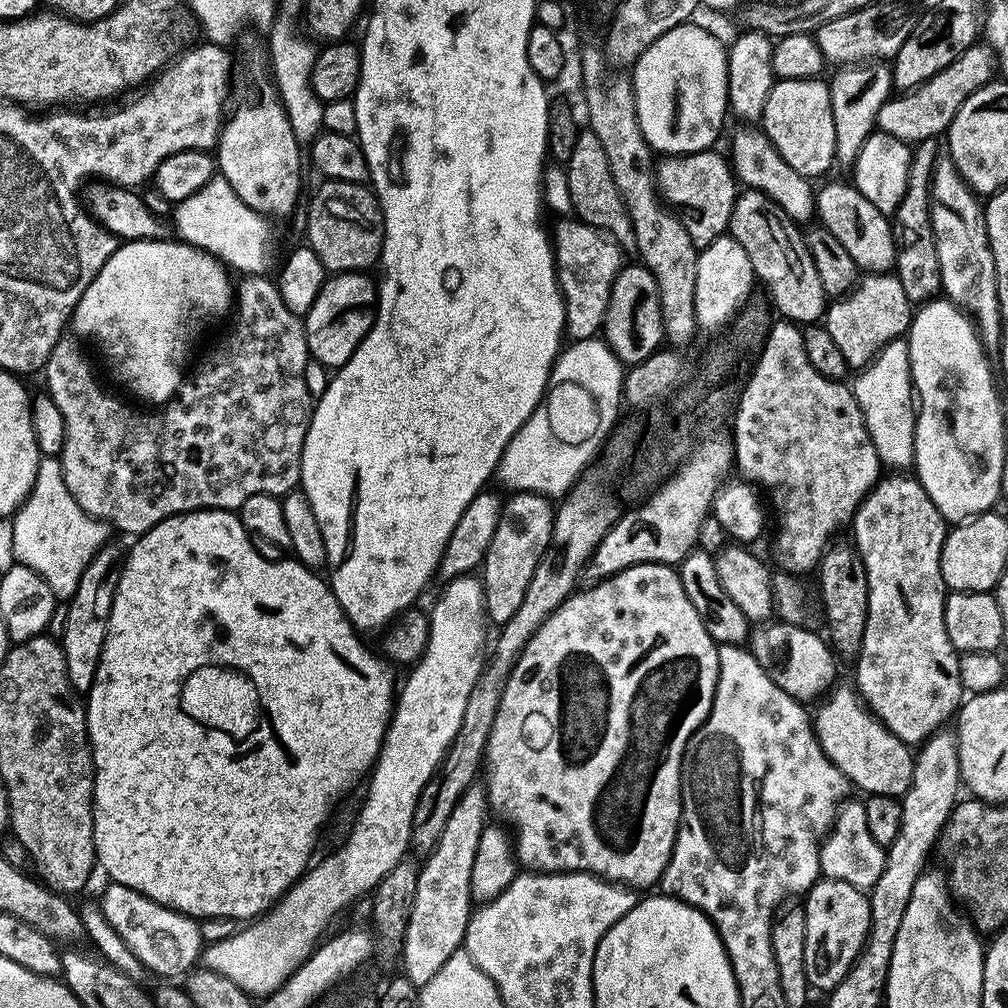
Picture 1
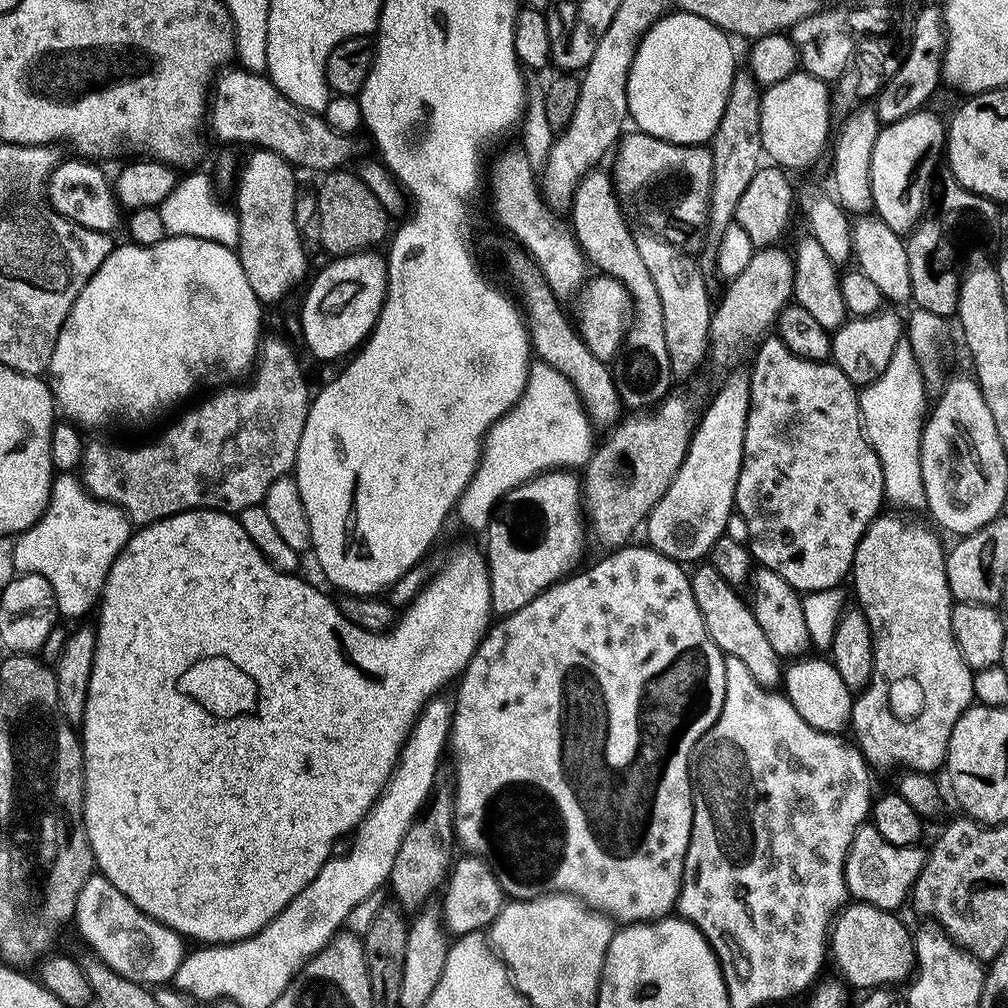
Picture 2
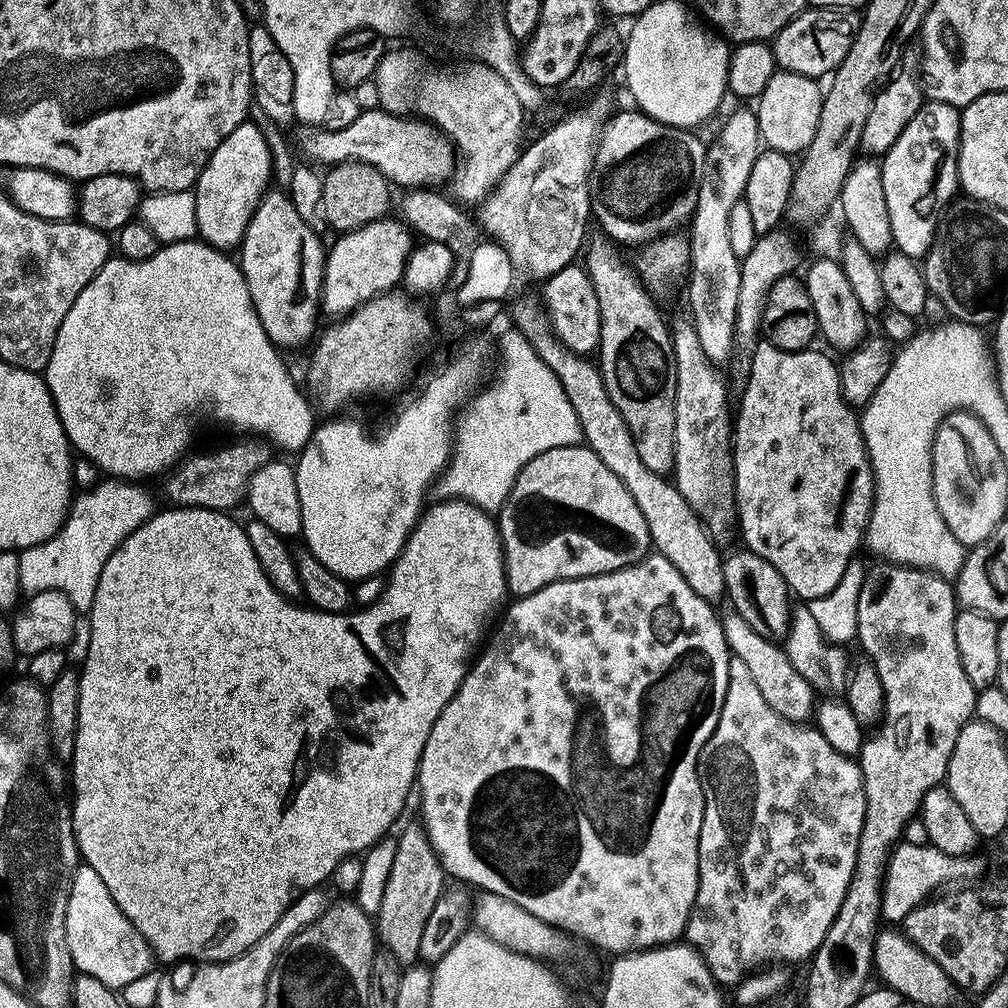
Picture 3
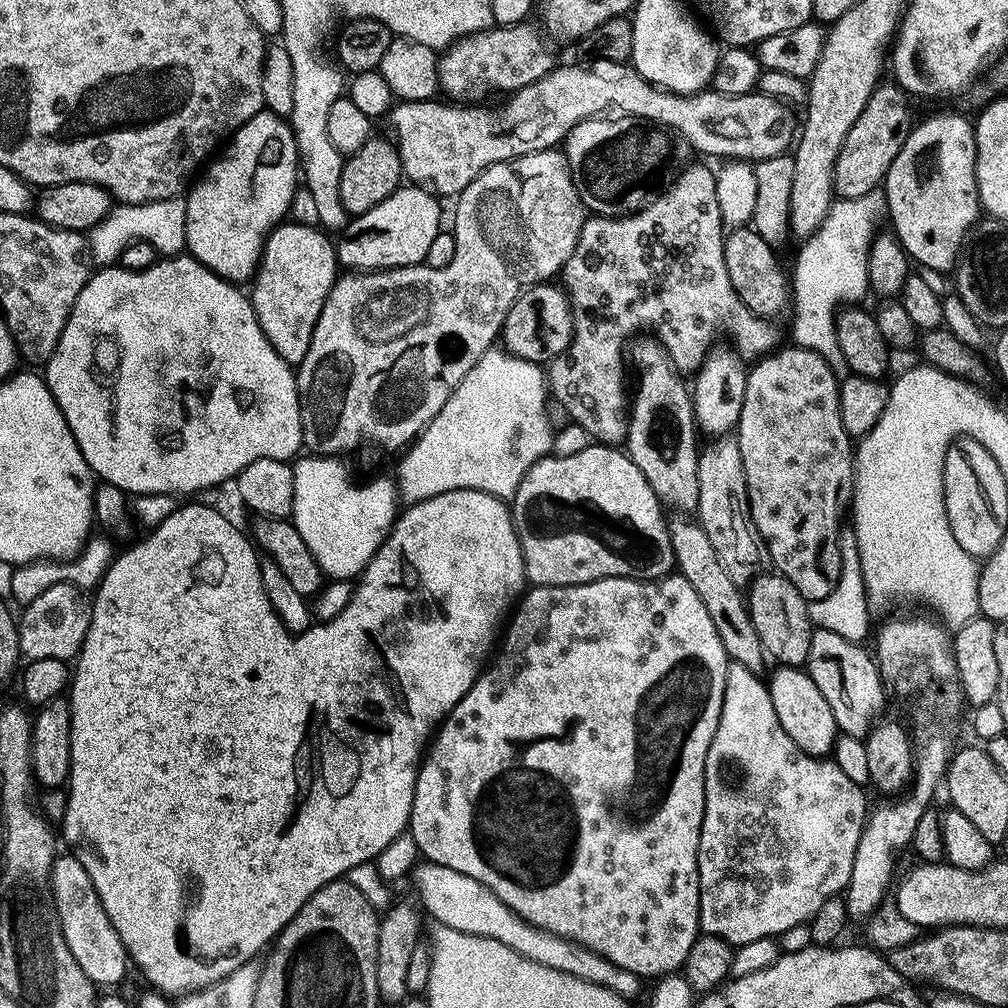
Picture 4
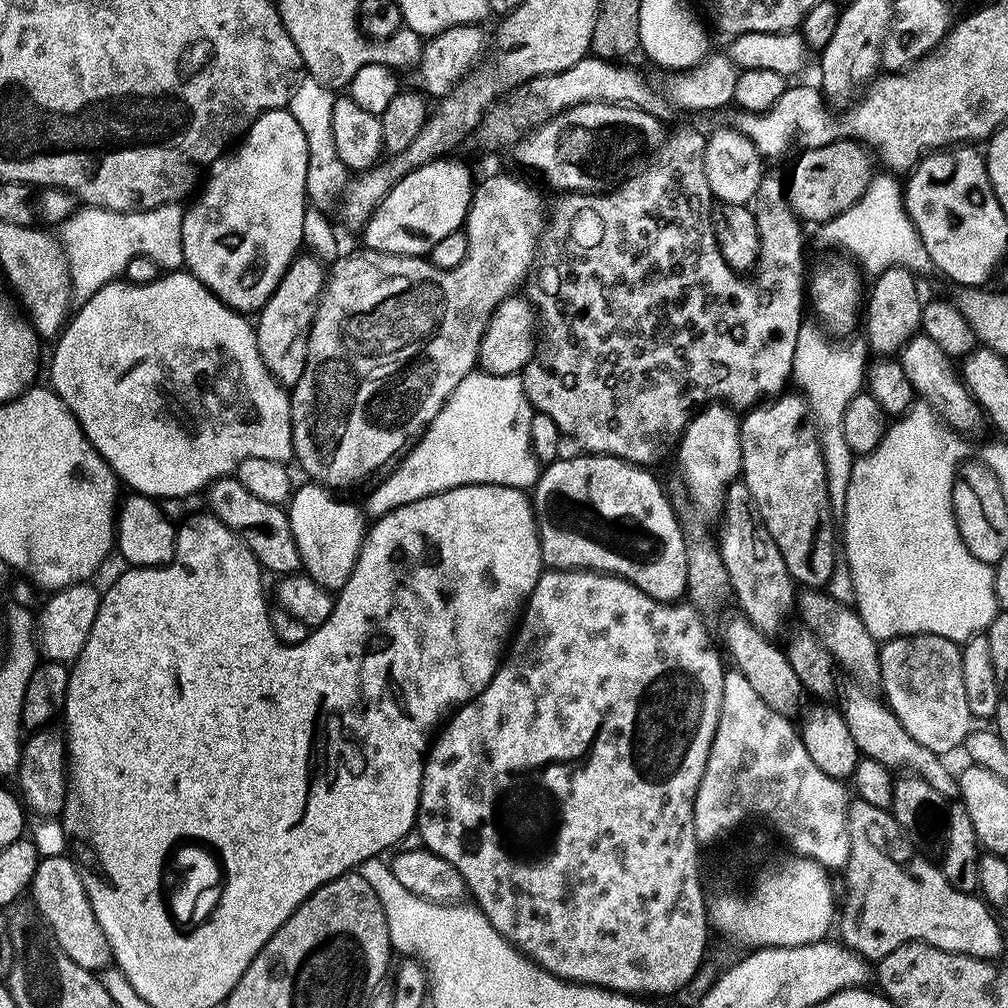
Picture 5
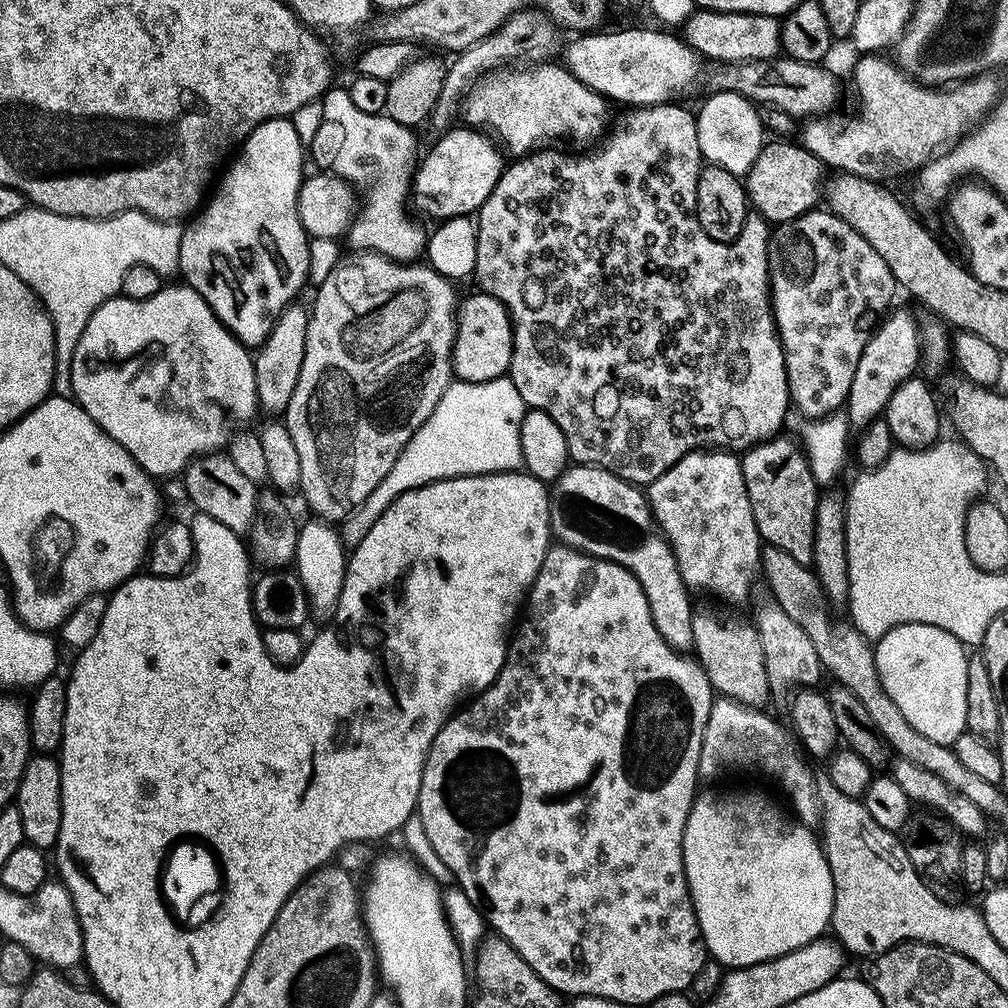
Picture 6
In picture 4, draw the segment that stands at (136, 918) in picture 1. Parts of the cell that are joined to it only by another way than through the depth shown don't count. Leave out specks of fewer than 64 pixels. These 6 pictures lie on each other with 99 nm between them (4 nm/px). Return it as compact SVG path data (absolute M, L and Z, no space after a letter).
M71 854L57 855L52 864L52 897L56 903L56 913L60 919L60 929L66 938L66 946L70 946L70 954L74 954L74 962L86 970L93 984L116 984L130 968L128 952L124 949L122 938L118 938L118 930L106 918L106 910L94 890L94 882L90 882L90 874Z

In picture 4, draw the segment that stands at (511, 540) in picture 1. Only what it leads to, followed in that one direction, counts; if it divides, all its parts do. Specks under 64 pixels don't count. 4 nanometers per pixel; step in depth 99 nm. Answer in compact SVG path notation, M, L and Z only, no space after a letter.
M592 444L590 448L580 448L577 452L568 452L565 456L549 454L543 456L534 467L527 472L518 486L515 496L510 500L510 511L512 521L518 534L518 542L522 550L524 559L524 575L527 583L532 586L545 588L546 586L574 586L575 584L585 584L594 582L602 578L630 578L631 580L657 581L662 576L669 575L673 571L676 563L673 546L670 544L667 519L664 520L662 511L663 505L654 494L653 488L647 482L638 466L634 465L625 451L613 445Z

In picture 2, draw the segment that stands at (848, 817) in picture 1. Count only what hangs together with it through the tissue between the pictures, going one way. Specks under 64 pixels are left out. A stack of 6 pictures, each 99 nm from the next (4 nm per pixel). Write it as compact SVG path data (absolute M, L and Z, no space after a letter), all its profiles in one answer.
M871 822L856 829L848 857L844 863L844 881L853 901L878 906L887 912L900 910L912 895L918 874L926 859L925 849L920 846L899 848L884 841Z

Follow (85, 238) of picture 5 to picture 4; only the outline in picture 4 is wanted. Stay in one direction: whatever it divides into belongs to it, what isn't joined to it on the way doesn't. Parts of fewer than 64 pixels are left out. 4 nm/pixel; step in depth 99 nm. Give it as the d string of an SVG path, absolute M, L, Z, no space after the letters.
M155 200L145 204L117 203L111 212L98 222L86 236L86 248L97 265L112 266L116 260L135 240L149 244L159 255L171 258L185 251L184 235L186 234L186 206L184 200Z

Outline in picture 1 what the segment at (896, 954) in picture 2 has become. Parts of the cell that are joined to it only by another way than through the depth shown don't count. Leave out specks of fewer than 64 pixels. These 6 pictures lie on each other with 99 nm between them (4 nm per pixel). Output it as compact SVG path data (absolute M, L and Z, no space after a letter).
M821 878L803 897L802 907L806 922L806 946L804 947L806 978L813 989L821 988L821 993L827 994L838 986L838 982L842 982L842 978L846 978L846 974L852 969L853 962L864 949L864 943L870 930L872 902L861 889L850 886L850 882Z

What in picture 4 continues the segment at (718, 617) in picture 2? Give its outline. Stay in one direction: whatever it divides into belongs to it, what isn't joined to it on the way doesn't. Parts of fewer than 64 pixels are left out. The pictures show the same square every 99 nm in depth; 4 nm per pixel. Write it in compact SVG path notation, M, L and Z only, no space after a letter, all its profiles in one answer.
M773 667L772 677L767 677L768 693L774 702L774 714L778 714L778 722L782 722L782 730L790 734L790 738L807 756L824 758L835 749L838 729L834 722L834 710L830 710L830 702L822 698L822 690L814 686L814 678L808 676L803 667Z

